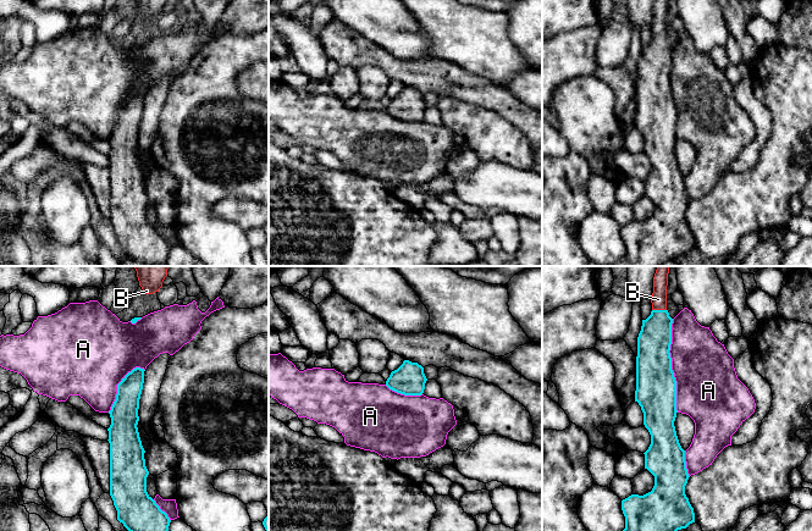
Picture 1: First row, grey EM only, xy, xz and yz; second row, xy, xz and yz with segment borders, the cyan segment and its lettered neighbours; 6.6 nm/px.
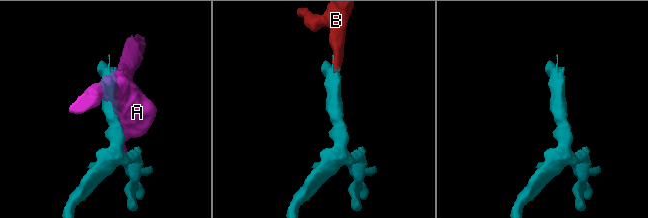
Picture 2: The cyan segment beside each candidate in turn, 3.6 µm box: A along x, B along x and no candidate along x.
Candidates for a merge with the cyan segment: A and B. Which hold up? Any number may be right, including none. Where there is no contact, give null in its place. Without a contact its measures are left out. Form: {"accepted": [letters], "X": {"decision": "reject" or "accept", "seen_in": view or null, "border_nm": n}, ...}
{"accepted": ["B"], "A": {"decision": "reject", "seen_in": "yz", "border_nm": 600}, "B": {"decision": "accept", "seen_in": "yz", "border_nm": 100}}

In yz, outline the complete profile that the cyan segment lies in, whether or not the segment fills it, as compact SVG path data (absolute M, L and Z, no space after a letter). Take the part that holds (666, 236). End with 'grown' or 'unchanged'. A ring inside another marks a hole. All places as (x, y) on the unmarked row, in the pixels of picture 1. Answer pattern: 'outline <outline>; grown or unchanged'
outline M654 0L651 42L642 46L637 63L635 128L643 139L643 151L651 161L645 181L645 195L654 203L651 219L631 221L622 227L625 255L613 266L661 266L695 249L695 239L685 221L689 200L674 148L676 144L676 107L672 96L670 71L673 45L667 37L668 0Z; grown

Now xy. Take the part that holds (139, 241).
outline M136 94L122 105L109 138L110 222L117 237L117 247L129 259L162 265L171 247L147 219L149 198L137 154L144 98Z; unchanged

